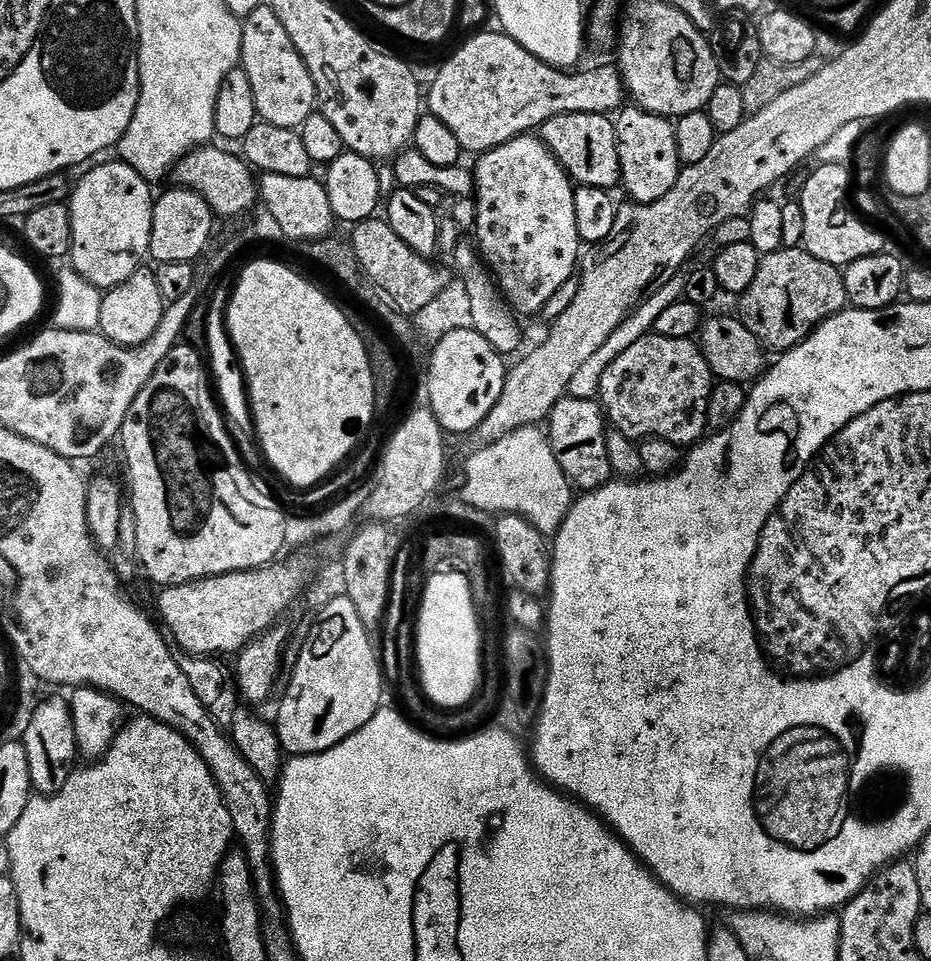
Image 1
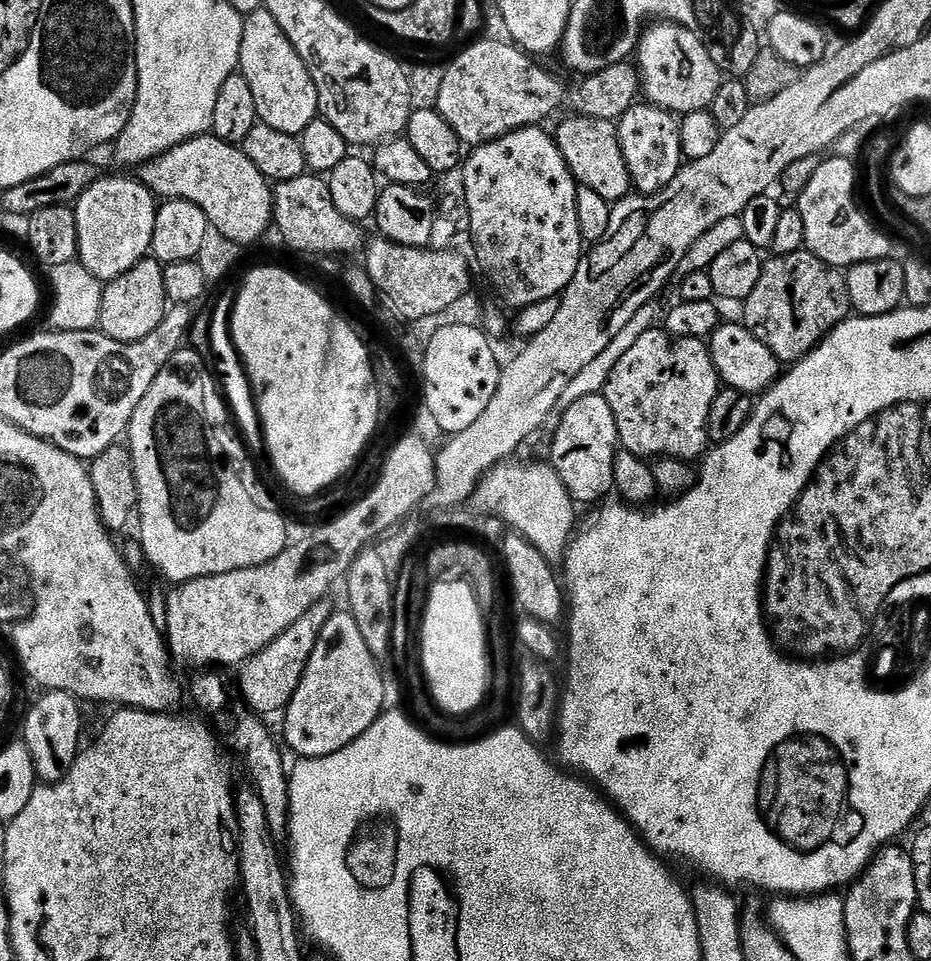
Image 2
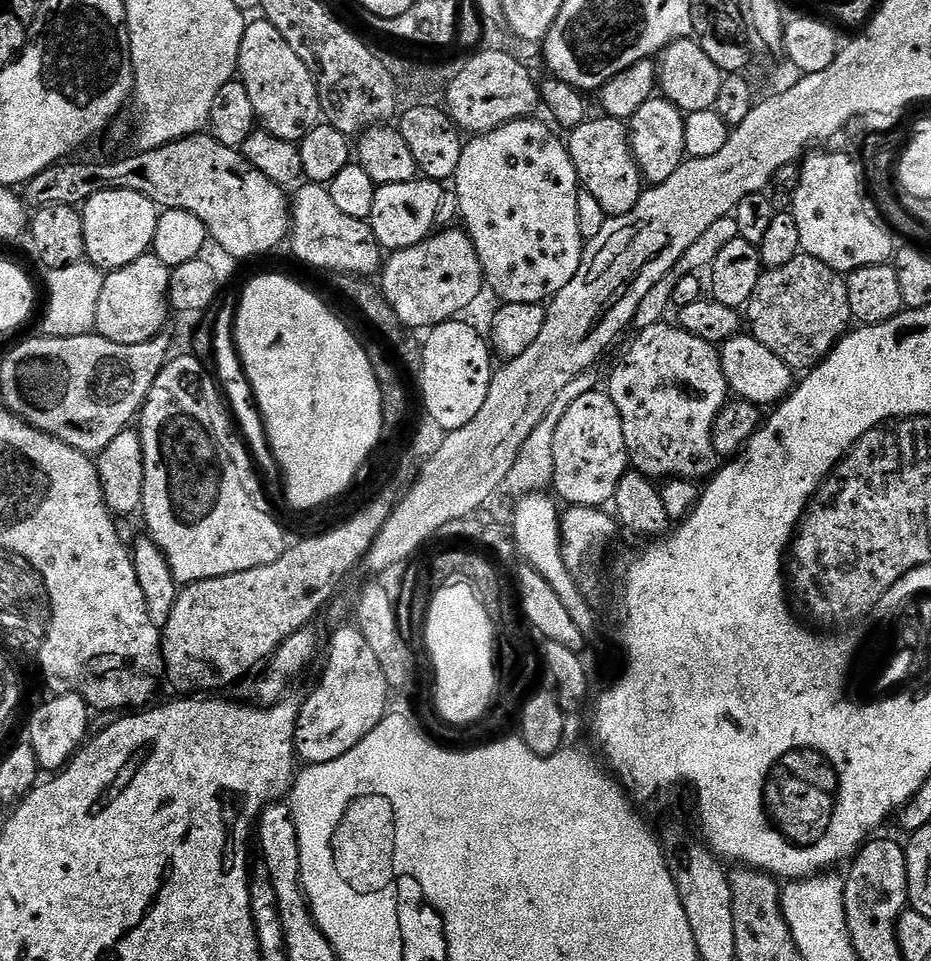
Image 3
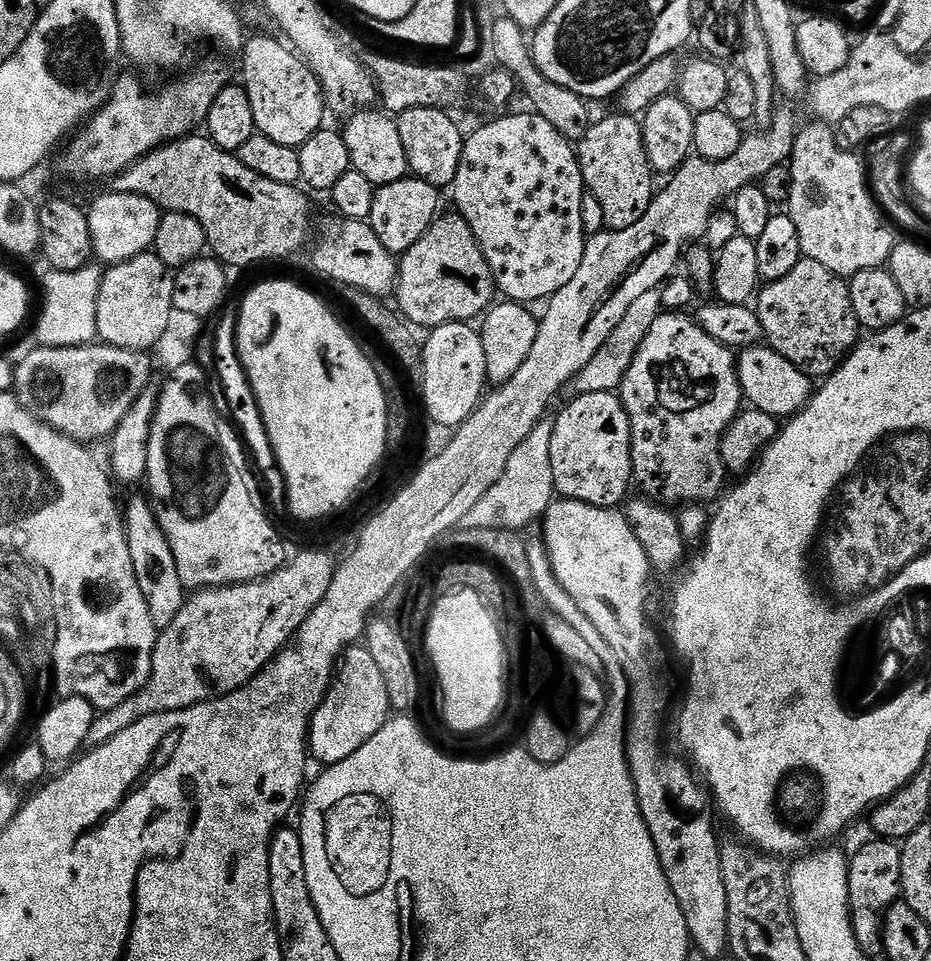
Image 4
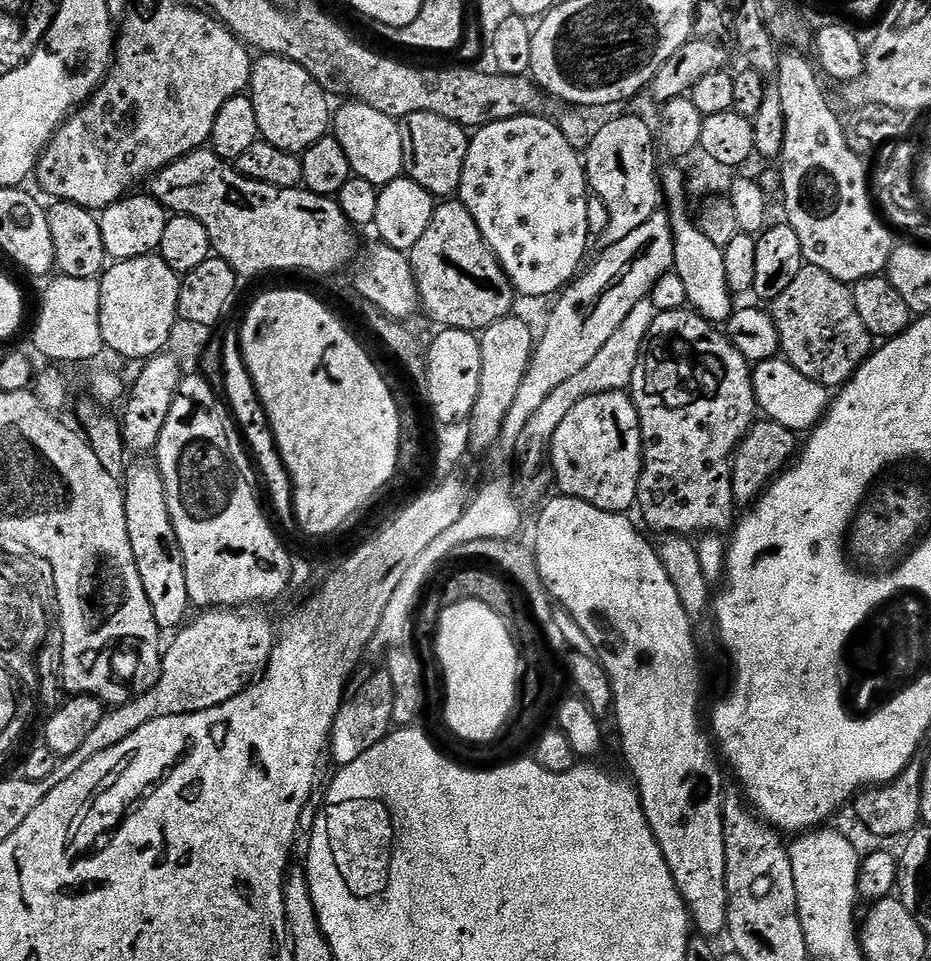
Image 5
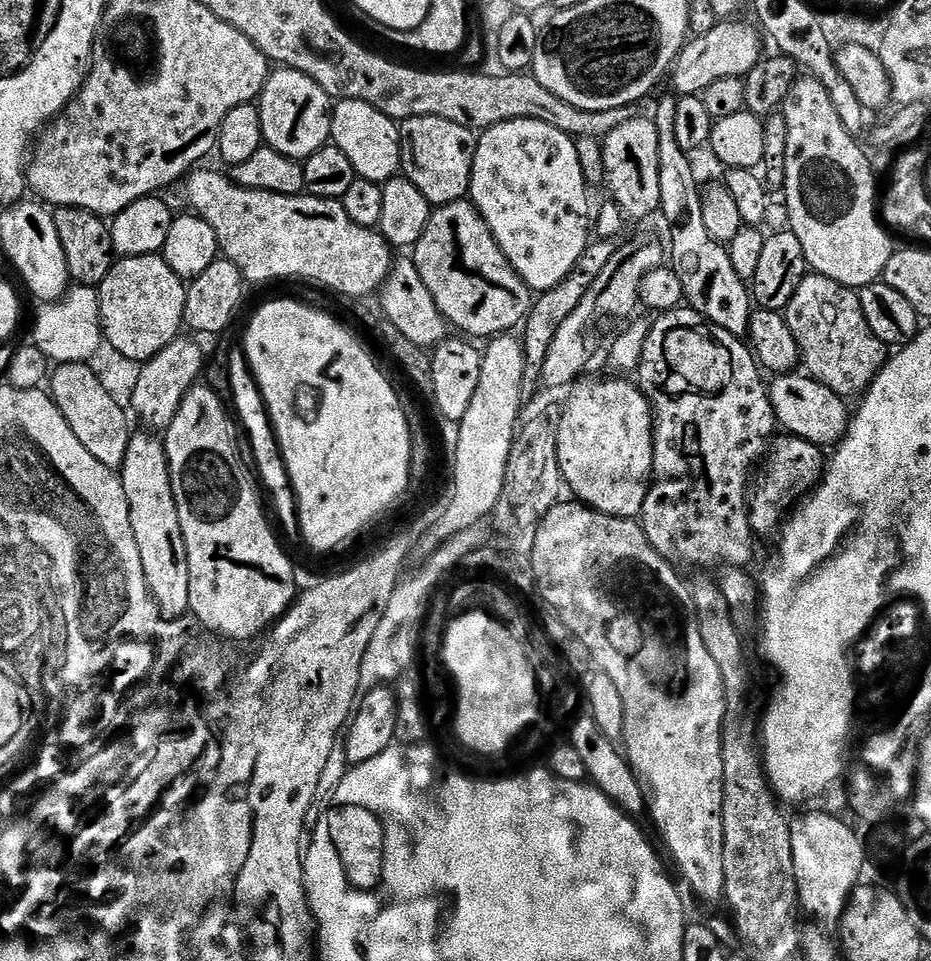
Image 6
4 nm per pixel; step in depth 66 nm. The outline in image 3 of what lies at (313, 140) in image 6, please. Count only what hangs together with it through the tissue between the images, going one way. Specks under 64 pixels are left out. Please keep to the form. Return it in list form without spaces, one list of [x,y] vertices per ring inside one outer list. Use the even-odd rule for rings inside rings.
[[[265,18],[245,23],[242,46],[238,54],[238,79],[250,94],[254,114],[263,131],[278,138],[299,142],[321,123],[319,90],[306,63],[294,54],[294,49]]]

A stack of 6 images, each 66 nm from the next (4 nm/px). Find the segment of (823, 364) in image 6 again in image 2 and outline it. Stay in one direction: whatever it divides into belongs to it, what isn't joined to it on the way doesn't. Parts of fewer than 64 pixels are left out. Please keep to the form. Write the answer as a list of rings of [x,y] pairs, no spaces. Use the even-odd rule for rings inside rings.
[[[801,250],[765,259],[762,278],[758,278],[758,286],[743,301],[742,308],[744,327],[781,362],[791,366],[813,352],[843,320],[849,319],[852,303],[845,273],[831,268],[813,252]]]

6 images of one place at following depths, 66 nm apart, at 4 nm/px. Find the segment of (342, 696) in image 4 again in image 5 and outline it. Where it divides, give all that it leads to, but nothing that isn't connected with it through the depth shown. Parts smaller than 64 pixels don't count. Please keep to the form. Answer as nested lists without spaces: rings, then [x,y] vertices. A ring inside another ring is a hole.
[[[380,670],[366,677],[354,692],[355,688],[338,710],[330,733],[330,756],[332,752],[340,766],[354,762],[354,758],[362,758],[362,754],[378,746],[378,742],[382,742],[393,727],[394,686],[387,671]]]

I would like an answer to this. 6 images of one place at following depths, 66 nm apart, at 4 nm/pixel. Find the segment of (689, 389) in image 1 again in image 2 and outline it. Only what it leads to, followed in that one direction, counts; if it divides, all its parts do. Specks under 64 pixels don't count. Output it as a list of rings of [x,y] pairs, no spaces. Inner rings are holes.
[[[663,330],[642,334],[638,342],[619,360],[618,366],[610,370],[602,395],[614,410],[614,422],[618,426],[619,447],[623,451],[645,458],[669,456],[675,460],[696,462],[710,447],[708,419],[714,406],[714,398],[720,393],[722,381],[703,339],[676,339]]]

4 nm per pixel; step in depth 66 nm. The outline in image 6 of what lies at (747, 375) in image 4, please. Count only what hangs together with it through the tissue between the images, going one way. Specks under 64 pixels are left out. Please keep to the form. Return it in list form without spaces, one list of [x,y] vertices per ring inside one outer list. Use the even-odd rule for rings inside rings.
[[[796,370],[773,375],[771,379],[768,384],[768,397],[776,415],[777,425],[785,433],[800,436],[811,444],[821,446],[835,446],[840,443],[840,439],[848,430],[850,419],[850,408],[848,412],[847,406],[844,405],[847,404],[845,397],[834,394],[834,390],[822,386],[822,382]]]

